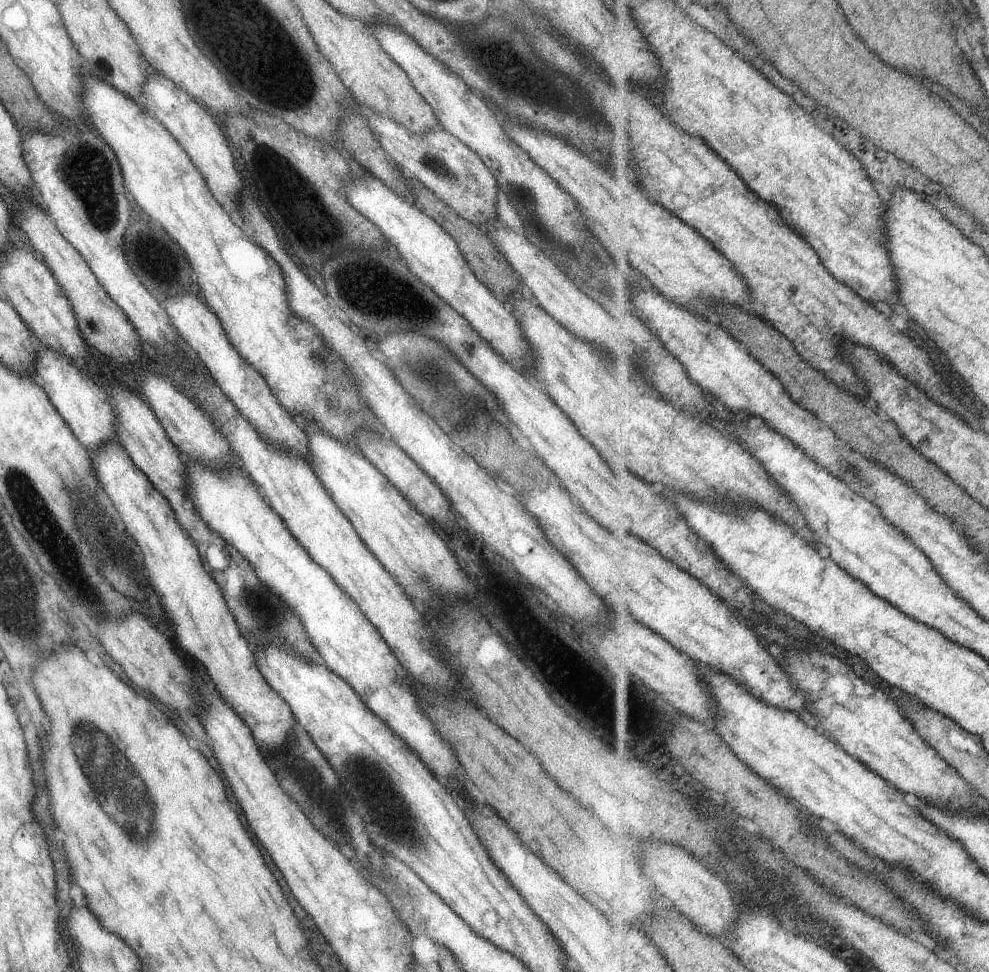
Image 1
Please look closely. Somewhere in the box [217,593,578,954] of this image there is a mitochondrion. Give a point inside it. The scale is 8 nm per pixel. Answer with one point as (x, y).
(389, 814)

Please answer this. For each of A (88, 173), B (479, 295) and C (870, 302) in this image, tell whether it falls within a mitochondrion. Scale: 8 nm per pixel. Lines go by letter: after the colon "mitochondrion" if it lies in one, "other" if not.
A: mitochondrion
B: other
C: other

